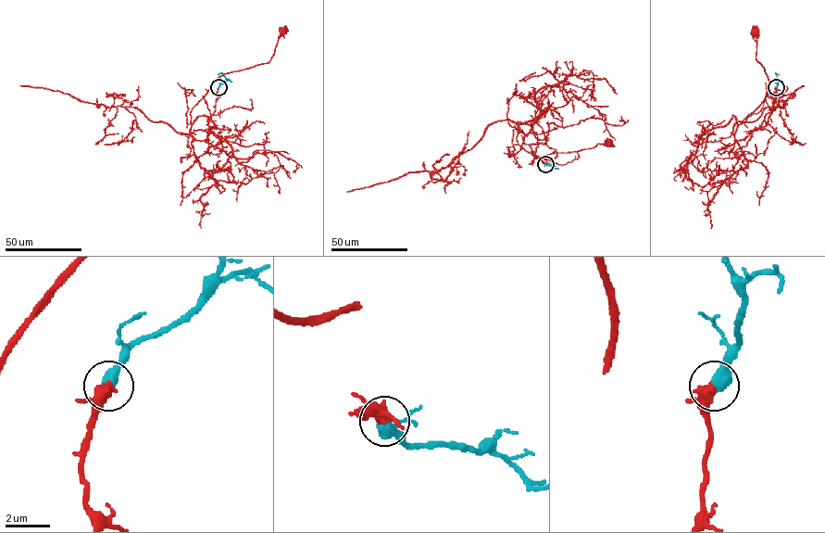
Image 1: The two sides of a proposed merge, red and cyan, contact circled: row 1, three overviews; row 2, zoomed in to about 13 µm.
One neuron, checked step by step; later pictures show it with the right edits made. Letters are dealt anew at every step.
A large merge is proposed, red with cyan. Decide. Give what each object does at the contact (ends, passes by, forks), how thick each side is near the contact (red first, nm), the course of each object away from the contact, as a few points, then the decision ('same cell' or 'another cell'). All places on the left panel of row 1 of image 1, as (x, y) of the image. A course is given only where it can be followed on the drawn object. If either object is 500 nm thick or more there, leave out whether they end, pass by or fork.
550/600 nm | red via (218, 87), (211, 132), (196, 140), (192, 109), (218, 78), (268, 63), (283, 31) | cyan via (218, 87), (227, 79), (221, 72), (218, 74) | same cell

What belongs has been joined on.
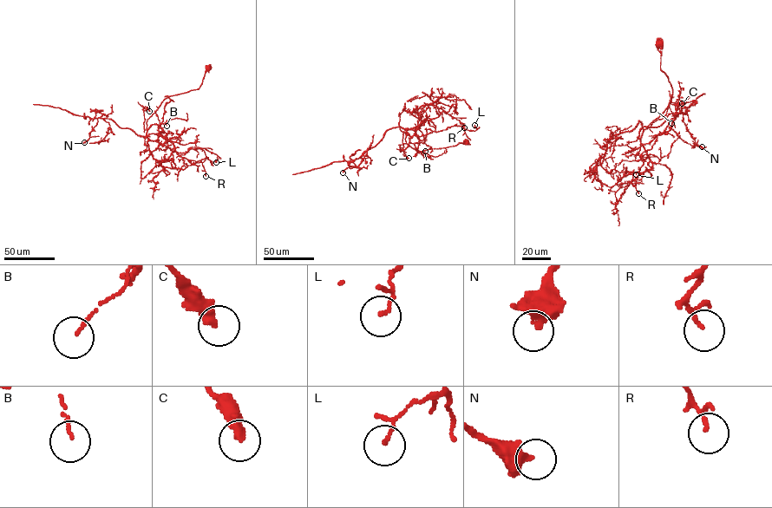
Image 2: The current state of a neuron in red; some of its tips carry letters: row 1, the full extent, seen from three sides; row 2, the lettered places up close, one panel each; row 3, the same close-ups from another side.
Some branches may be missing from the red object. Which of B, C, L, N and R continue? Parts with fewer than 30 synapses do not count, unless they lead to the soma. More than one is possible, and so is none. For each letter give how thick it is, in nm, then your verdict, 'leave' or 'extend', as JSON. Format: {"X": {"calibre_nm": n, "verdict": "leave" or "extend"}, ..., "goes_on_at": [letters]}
{"B": {"calibre_nm": 110, "verdict": "leave"}, "C": {"calibre_nm": 400, "verdict": "leave"}, "L": {"calibre_nm": 80, "verdict": "leave"}, "N": {"calibre_nm": 360, "verdict": "leave"}, "R": {"calibre_nm": 100, "verdict": "leave"}, "goes_on_at": []}

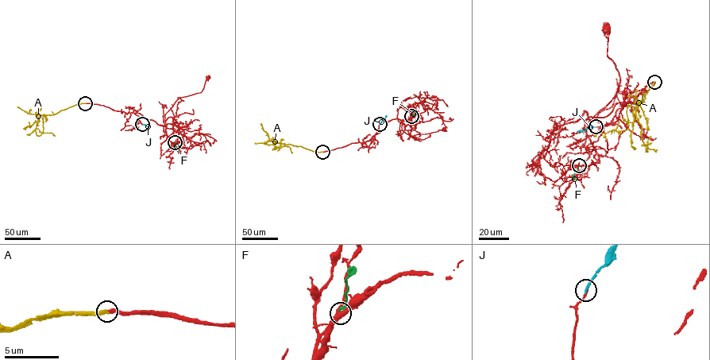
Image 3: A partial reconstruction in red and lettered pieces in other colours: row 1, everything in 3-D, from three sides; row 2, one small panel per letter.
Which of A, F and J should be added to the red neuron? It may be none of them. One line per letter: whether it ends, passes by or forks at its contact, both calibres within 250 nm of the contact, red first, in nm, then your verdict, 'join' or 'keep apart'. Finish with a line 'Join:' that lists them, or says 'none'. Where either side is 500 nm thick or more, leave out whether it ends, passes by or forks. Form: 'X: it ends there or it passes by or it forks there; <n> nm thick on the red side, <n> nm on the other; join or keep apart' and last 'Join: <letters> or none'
A: it ends there; 280 nm thick on the red side, 320 nm on the other; join
F: it ends there; 320 nm thick on the red side, 150 nm on the other; keep apart
J: it ends there; 150 nm thick on the red side, 220 nm on the other; join
Join: A, J

